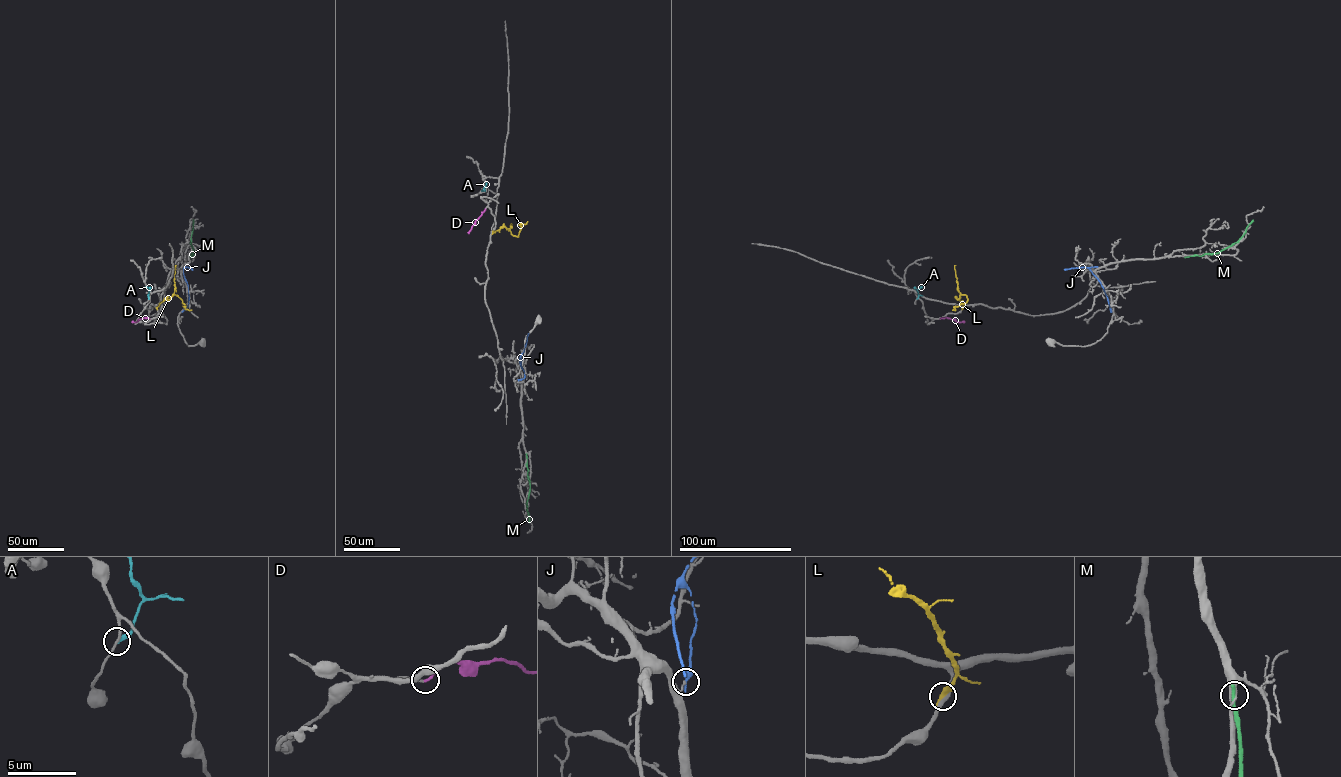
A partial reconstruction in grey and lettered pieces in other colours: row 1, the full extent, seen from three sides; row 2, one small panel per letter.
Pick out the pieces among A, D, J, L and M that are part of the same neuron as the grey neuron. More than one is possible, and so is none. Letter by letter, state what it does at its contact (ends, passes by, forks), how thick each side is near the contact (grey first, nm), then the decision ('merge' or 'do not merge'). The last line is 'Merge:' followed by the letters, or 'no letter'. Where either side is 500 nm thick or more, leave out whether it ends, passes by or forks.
A: it ends | 160/280 nm | do not merge
D: it ends | 160/190 nm | merge
J: it ends | 90/400 nm | do not merge
L: it ends | 260/460 nm | do not merge
M: it ends | 420/360 nm | do not merge
Merge: D

